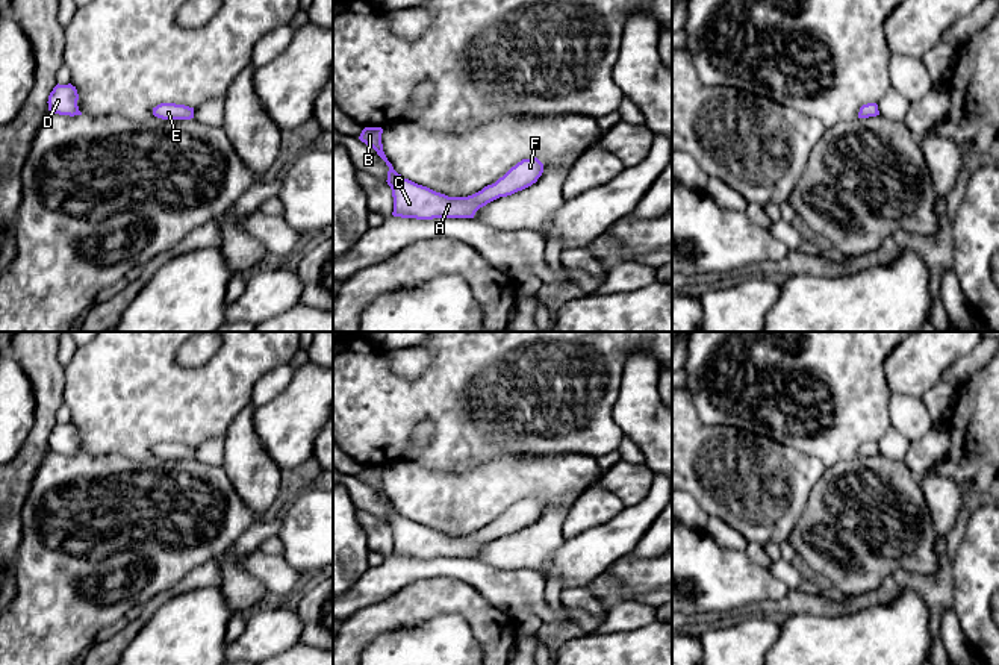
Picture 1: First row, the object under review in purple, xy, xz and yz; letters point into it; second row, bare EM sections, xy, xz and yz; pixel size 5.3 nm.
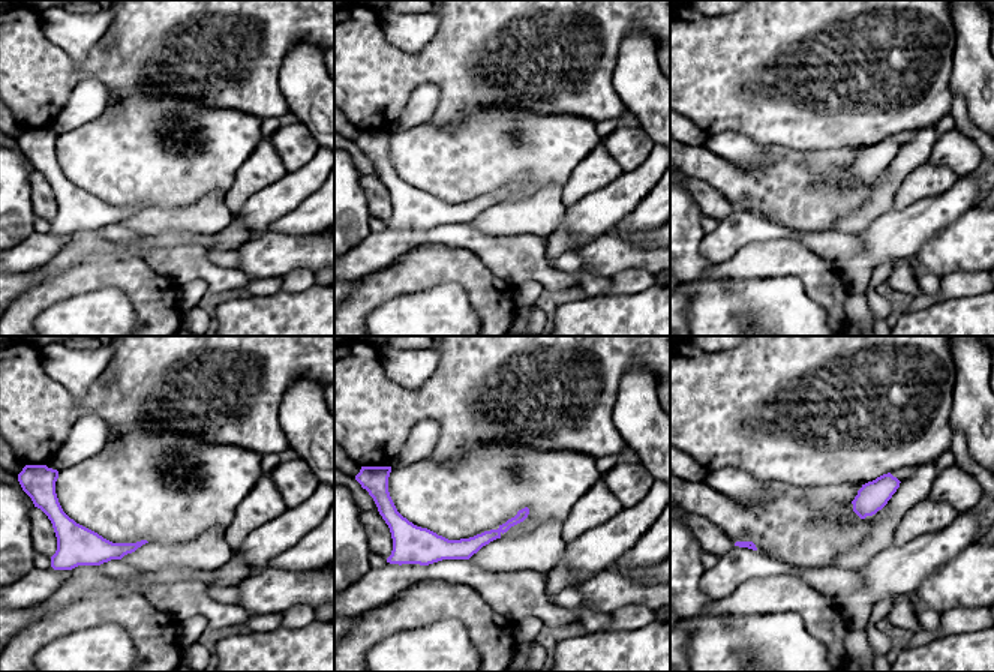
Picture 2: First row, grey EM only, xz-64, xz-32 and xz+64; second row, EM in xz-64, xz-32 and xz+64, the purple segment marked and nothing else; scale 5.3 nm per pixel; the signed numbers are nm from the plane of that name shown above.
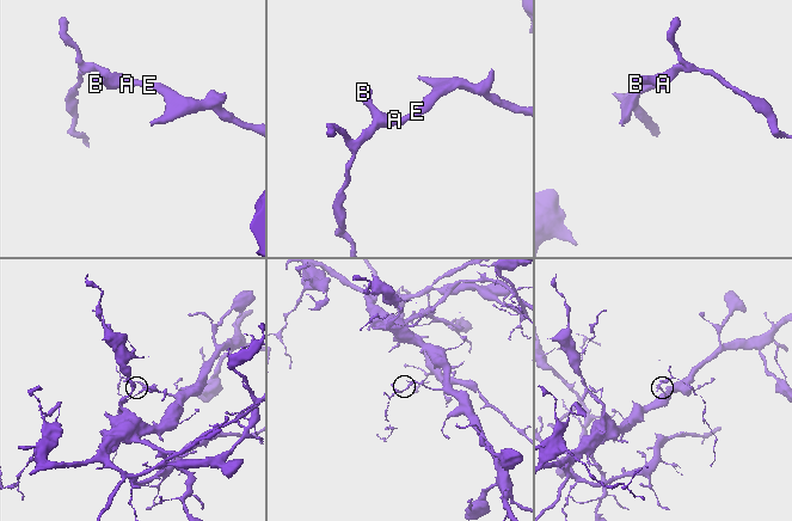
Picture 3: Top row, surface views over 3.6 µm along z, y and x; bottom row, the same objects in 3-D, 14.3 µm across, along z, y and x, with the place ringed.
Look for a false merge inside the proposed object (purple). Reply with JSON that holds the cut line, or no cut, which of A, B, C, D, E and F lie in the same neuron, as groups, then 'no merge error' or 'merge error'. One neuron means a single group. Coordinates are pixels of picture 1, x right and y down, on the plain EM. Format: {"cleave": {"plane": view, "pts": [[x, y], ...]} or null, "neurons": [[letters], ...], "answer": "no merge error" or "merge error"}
{"cleave": null, "neurons": [["A", "B", "C", "D", "E", "F"]], "answer": "no merge error"}

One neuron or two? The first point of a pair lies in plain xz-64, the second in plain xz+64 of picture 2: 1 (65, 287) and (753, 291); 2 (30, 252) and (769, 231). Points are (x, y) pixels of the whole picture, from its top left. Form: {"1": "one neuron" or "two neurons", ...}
{"1": "two neurons", "2": "one neuron"}

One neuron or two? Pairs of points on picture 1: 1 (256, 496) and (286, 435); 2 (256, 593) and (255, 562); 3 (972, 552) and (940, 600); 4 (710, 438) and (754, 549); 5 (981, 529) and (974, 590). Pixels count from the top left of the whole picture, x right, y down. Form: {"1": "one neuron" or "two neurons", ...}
{"1": "two neurons", "2": "two neurons", "3": "two neurons", "4": "two neurons", "5": "one neuron"}

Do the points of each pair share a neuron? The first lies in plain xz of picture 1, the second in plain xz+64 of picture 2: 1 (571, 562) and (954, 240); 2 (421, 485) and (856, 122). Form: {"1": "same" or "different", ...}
{"1": "different", "2": "different"}

